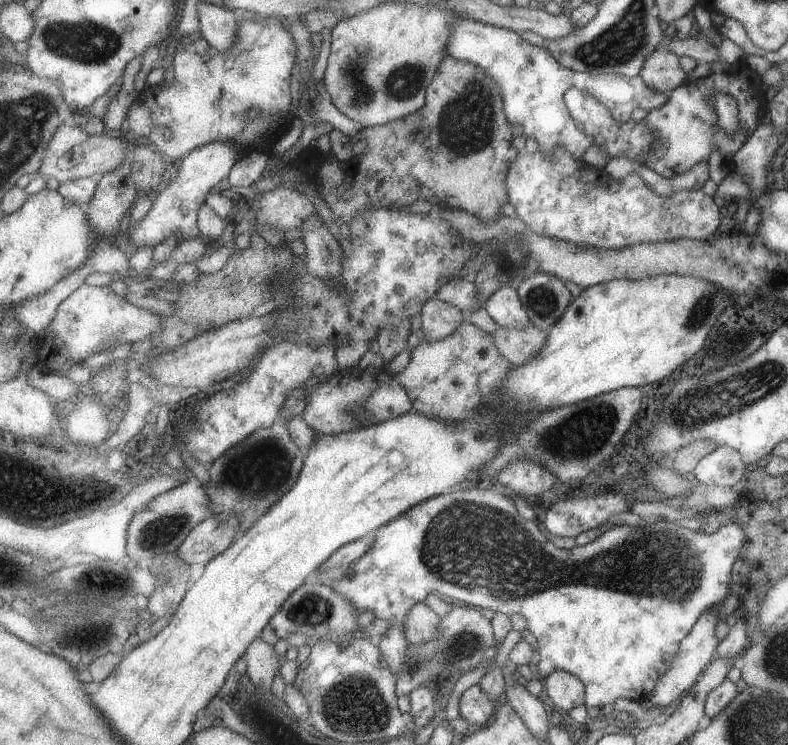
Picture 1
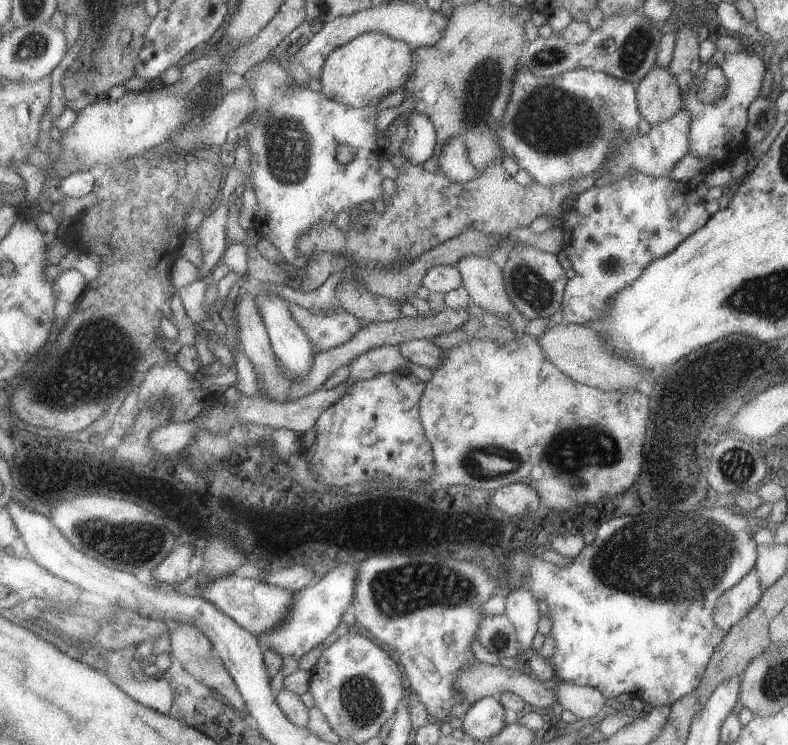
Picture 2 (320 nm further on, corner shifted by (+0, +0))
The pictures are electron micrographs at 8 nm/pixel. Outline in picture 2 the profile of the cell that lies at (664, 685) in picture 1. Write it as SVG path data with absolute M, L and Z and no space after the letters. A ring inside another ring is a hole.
M753 567L743 578L715 601L712 621L727 632L741 620L757 603L762 595L758 572Z

